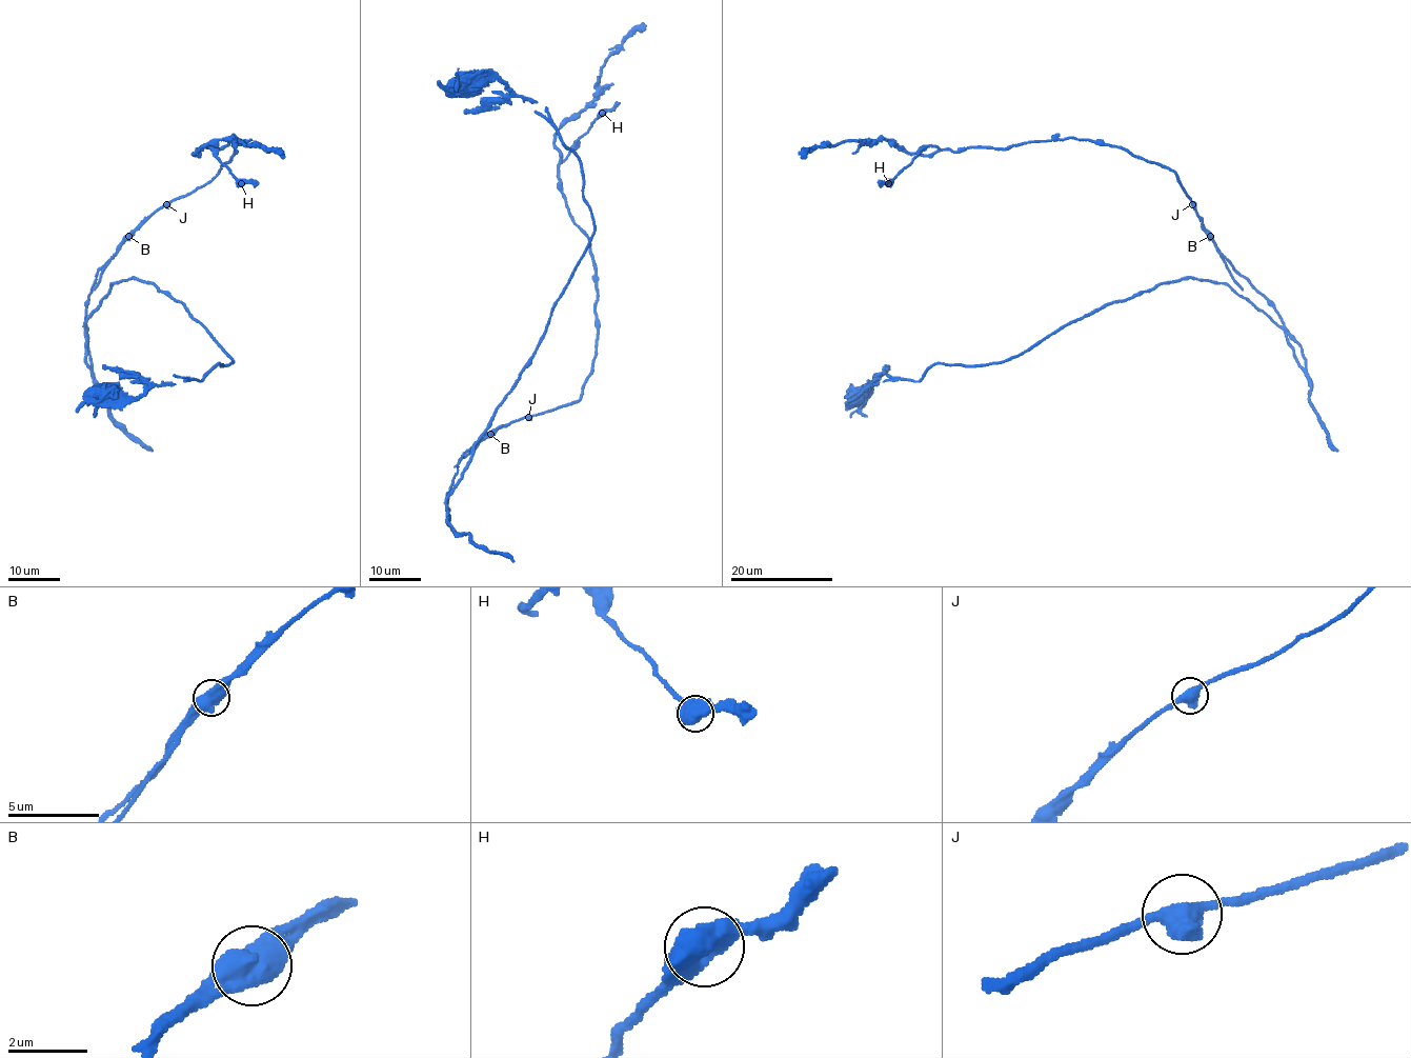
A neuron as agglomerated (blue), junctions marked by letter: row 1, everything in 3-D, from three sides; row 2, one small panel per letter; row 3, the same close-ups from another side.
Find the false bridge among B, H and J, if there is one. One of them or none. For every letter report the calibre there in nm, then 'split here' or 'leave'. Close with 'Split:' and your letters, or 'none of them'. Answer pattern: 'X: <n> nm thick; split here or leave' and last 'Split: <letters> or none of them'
B: 700 nm thick; split here
H: 700 nm thick; leave
J: 550 nm thick; leave
Split: B

